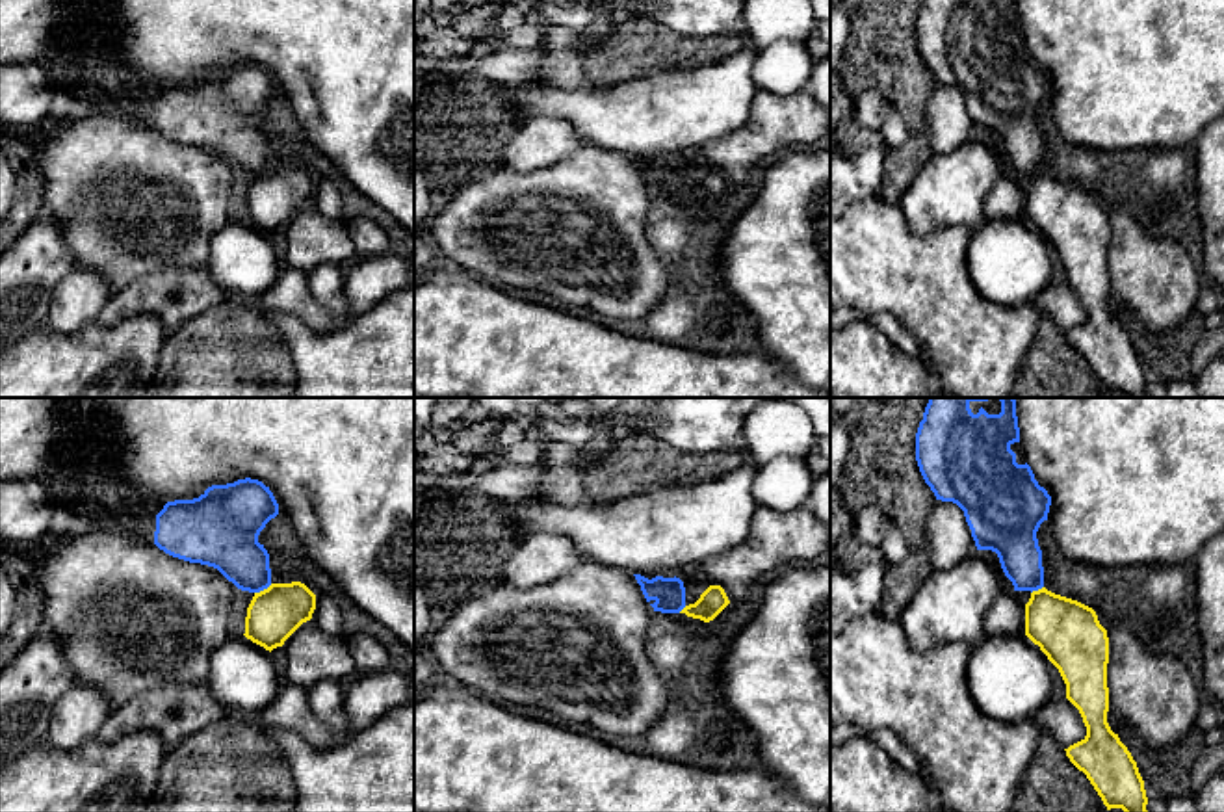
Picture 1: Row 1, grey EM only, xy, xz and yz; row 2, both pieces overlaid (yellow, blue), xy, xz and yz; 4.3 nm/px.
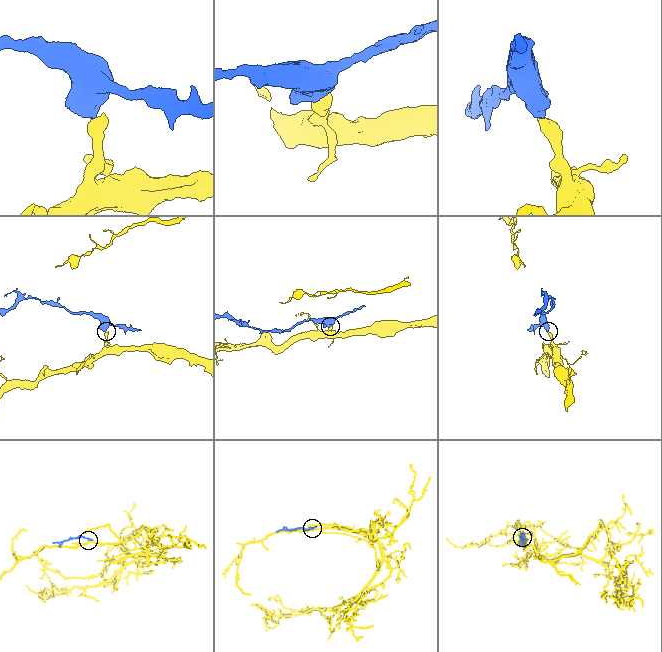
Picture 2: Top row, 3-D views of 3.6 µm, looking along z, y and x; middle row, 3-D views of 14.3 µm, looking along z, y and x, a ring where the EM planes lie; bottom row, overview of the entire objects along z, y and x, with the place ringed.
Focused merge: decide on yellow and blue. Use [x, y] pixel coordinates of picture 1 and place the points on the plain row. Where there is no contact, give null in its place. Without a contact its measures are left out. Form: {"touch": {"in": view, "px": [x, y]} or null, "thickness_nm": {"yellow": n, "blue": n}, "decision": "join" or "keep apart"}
{"touch": {"in": "xy", "px": [264, 173]}, "thickness_nm": {"yellow": 220, "blue": 240}, "decision": "keep apart"}

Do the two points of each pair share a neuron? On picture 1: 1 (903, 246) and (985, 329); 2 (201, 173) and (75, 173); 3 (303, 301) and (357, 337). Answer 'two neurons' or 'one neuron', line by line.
1: one neuron
2: one neuron
3: two neurons

